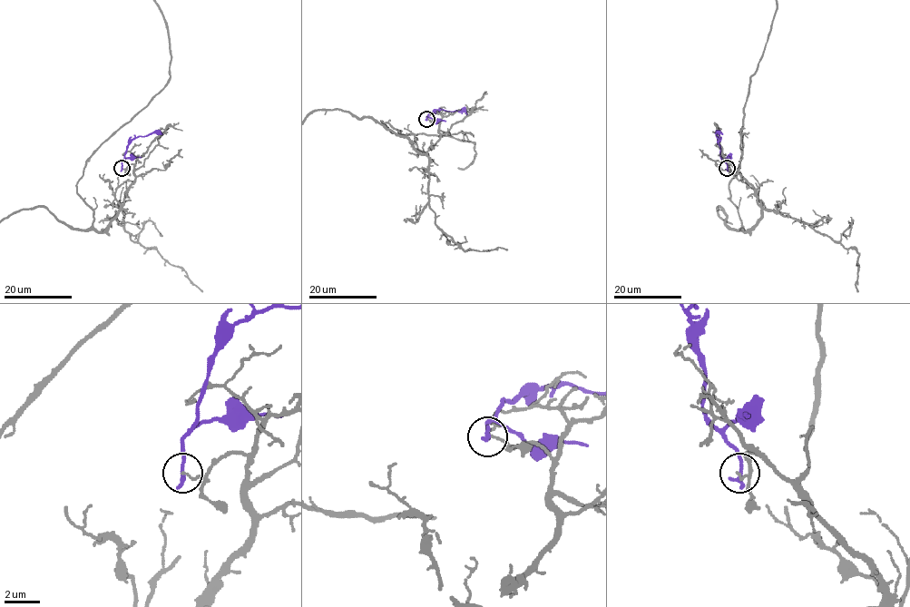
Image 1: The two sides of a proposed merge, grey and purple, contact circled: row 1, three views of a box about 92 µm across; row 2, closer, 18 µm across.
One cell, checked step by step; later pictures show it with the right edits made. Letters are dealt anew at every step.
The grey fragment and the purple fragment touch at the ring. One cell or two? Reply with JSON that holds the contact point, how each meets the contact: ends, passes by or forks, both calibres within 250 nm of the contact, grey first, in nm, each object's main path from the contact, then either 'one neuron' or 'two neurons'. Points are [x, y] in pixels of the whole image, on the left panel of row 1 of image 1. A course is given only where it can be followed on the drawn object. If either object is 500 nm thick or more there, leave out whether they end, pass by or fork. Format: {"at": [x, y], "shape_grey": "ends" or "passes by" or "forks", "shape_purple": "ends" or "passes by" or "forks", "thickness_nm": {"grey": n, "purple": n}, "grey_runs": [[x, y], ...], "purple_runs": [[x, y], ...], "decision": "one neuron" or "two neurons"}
{"at": [122, 168], "shape_grey": "ends", "shape_purple": "ends", "thickness_nm": {"grey": 120, "purple": 300}, "grey_runs": [[122, 168], [133, 165], [134, 181], [97, 231], [77, 192], [87, 159], [170, 77], [161, 11]], "purple_runs": [[122, 168], [126, 146], [132, 140], [152, 132], [161, 134]], "decision": "two neurons"}

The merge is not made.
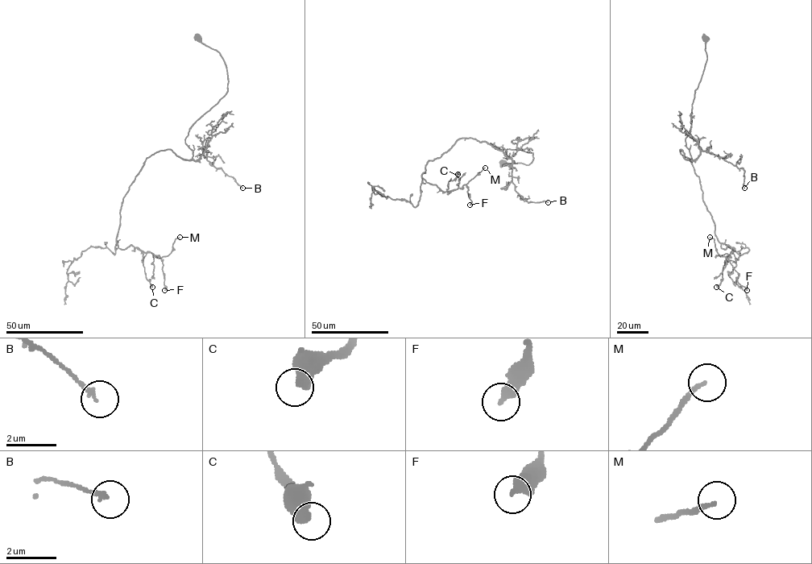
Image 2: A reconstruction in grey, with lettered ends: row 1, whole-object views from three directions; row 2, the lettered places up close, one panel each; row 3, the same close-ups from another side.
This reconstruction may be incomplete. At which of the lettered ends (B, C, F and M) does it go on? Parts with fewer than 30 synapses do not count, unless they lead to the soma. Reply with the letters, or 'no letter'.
no letter

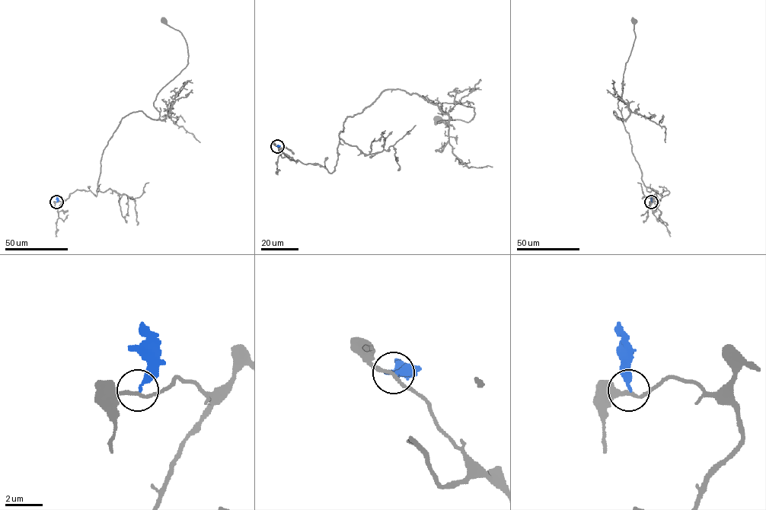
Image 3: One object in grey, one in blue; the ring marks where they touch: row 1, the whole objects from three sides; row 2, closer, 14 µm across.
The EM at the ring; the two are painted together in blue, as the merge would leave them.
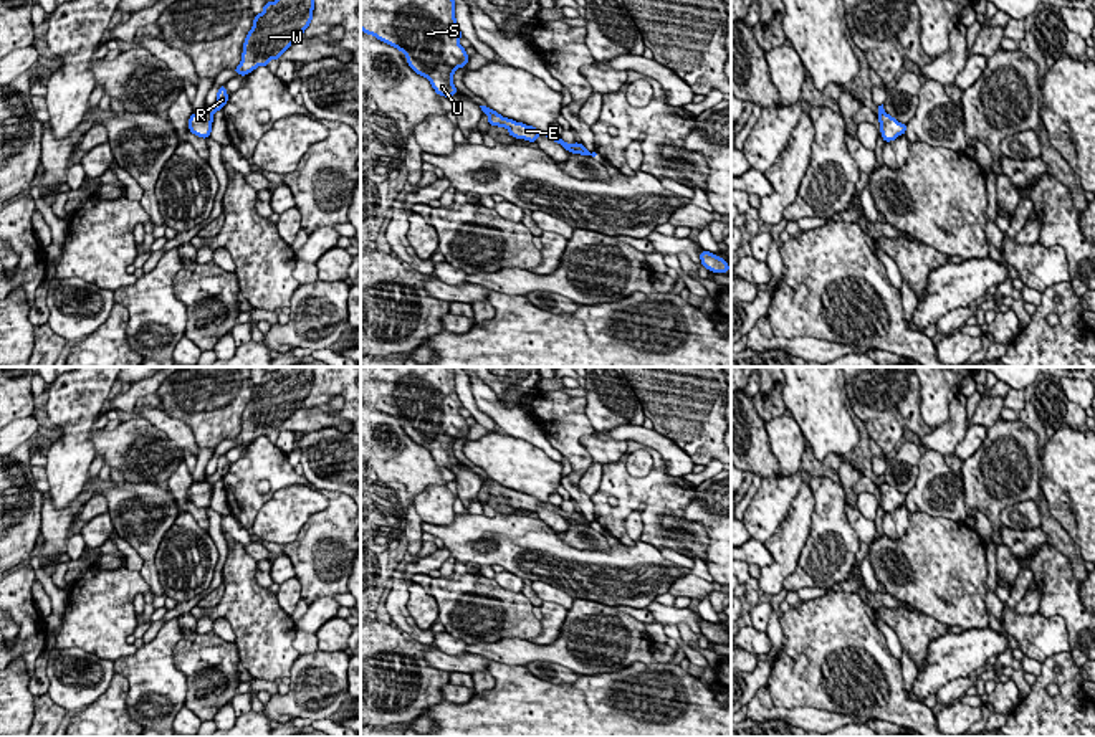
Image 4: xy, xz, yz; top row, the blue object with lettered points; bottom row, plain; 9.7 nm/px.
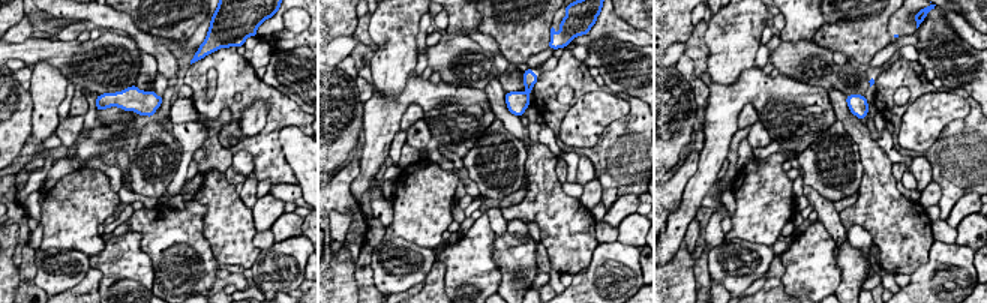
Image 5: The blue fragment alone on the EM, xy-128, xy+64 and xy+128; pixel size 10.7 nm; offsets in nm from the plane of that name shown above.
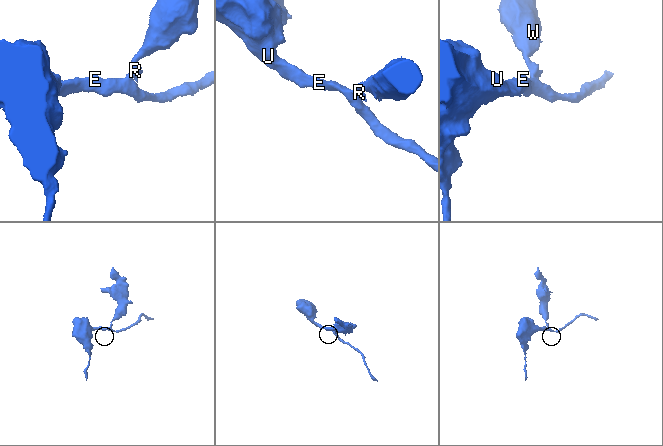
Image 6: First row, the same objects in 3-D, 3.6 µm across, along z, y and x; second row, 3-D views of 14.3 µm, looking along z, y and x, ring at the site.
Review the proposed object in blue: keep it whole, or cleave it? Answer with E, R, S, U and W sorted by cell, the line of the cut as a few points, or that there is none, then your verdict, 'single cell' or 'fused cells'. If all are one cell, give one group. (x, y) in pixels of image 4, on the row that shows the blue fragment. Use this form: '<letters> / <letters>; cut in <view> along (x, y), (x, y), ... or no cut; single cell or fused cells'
E S U / R W; cut in xy along (205, 111), (212, 114); fused cells

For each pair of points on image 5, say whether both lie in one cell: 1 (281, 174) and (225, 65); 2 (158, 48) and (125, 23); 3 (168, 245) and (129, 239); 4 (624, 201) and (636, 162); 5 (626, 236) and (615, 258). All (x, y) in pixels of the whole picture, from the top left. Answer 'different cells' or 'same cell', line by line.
1: same cell
2: same cell
3: different cells
4: different cells
5: different cells

